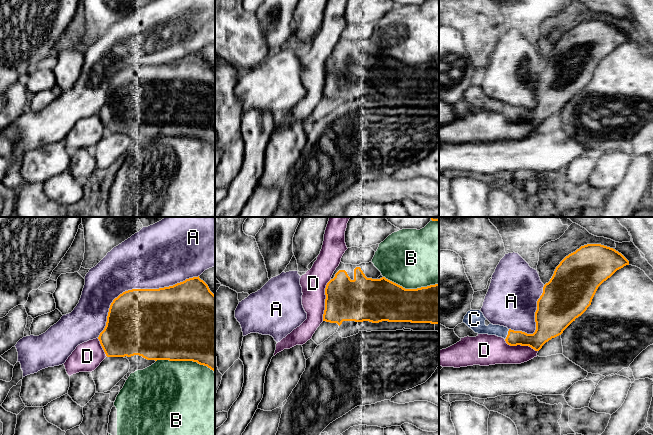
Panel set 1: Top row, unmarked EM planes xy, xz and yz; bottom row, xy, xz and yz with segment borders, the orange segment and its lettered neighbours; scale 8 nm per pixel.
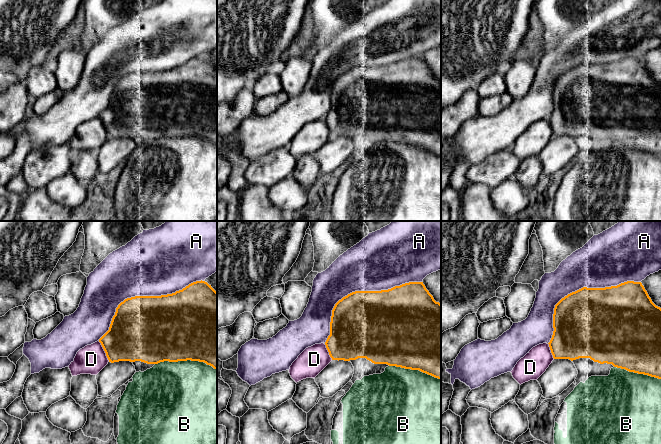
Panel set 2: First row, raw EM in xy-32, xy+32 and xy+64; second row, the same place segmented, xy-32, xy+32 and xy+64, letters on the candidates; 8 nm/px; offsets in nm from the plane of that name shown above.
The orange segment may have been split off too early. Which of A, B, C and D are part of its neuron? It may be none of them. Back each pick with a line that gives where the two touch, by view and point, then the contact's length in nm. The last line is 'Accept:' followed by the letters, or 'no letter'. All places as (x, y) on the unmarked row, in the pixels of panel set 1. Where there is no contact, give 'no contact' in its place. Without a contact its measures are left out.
C: yz (508, 110) | 90 nm
Accept: C

